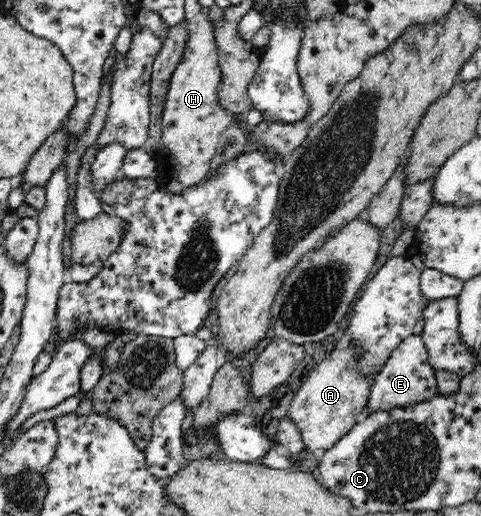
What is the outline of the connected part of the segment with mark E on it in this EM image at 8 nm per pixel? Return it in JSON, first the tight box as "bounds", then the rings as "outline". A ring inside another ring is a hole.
{"bounds":[360,335,440,421],"outline":[[[421,335],[408,336],[391,352],[391,356],[387,359],[382,371],[374,378],[369,391],[369,401],[365,410],[360,413],[360,421],[374,412],[388,411],[395,407],[405,407],[422,401],[429,401],[440,394],[437,390],[437,380],[435,373],[433,373],[433,367],[429,362],[429,353]]]}

